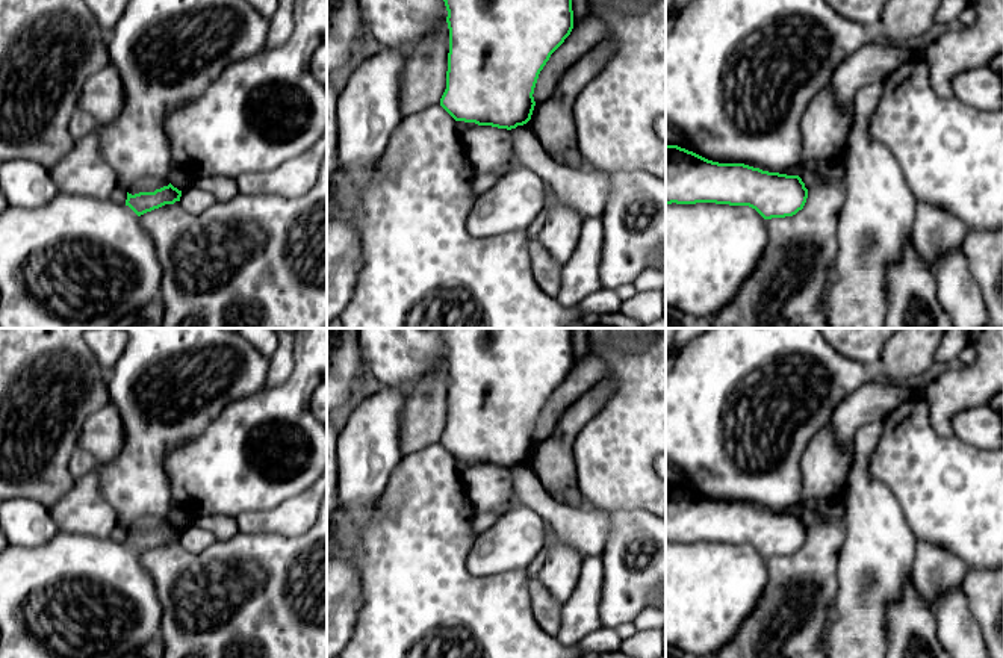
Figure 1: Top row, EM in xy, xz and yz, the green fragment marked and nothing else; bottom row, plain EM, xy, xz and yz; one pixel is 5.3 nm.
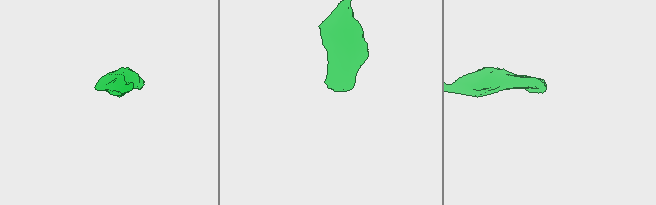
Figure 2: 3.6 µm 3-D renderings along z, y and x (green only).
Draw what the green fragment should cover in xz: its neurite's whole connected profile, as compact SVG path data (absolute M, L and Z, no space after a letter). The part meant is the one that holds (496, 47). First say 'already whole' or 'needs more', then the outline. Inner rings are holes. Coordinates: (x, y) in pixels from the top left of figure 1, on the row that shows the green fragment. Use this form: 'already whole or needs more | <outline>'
already whole | M443 0L449 29L446 89L440 106L455 119L516 129L531 119L536 101L534 88L551 54L573 29L572 0Z

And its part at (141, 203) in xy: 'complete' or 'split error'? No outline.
complete

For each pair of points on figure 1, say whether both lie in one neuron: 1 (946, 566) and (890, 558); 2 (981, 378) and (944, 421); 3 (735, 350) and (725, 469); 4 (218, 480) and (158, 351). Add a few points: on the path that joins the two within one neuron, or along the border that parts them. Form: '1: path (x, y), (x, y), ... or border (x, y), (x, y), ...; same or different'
1: border (917, 540), (912, 572), (909, 575); different
2: path (970, 389), (949, 410); same
3: path (735, 380), (717, 413), (720, 439); same
4: border (224, 410), (200, 434), (168, 453); different

